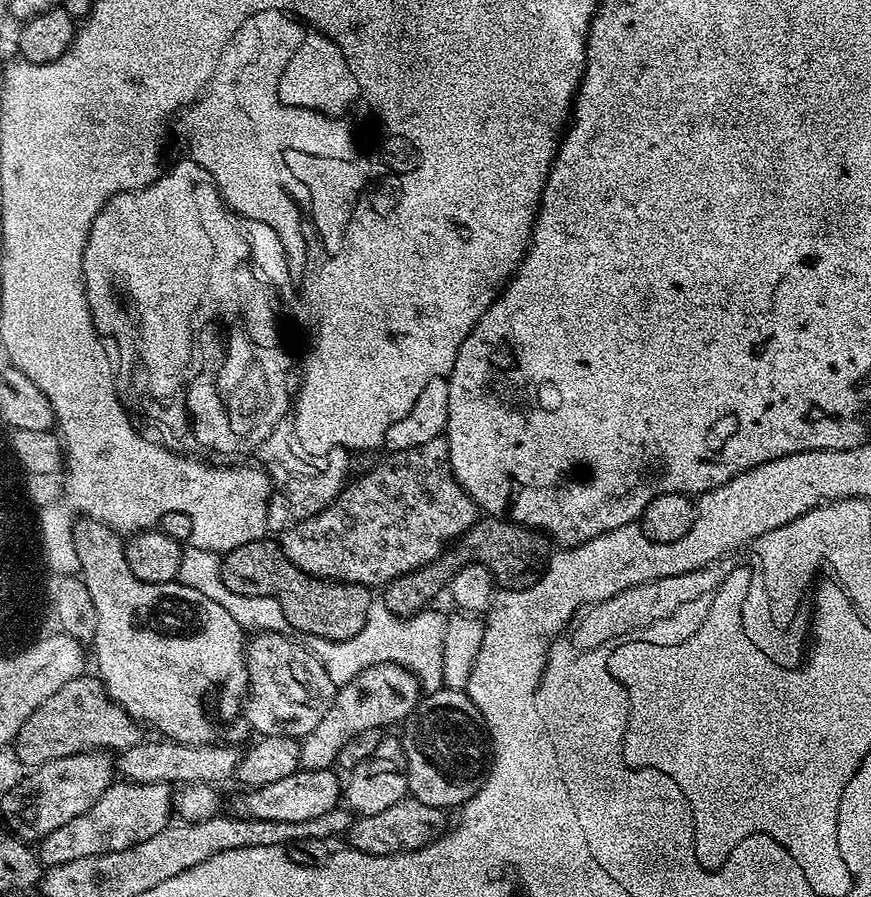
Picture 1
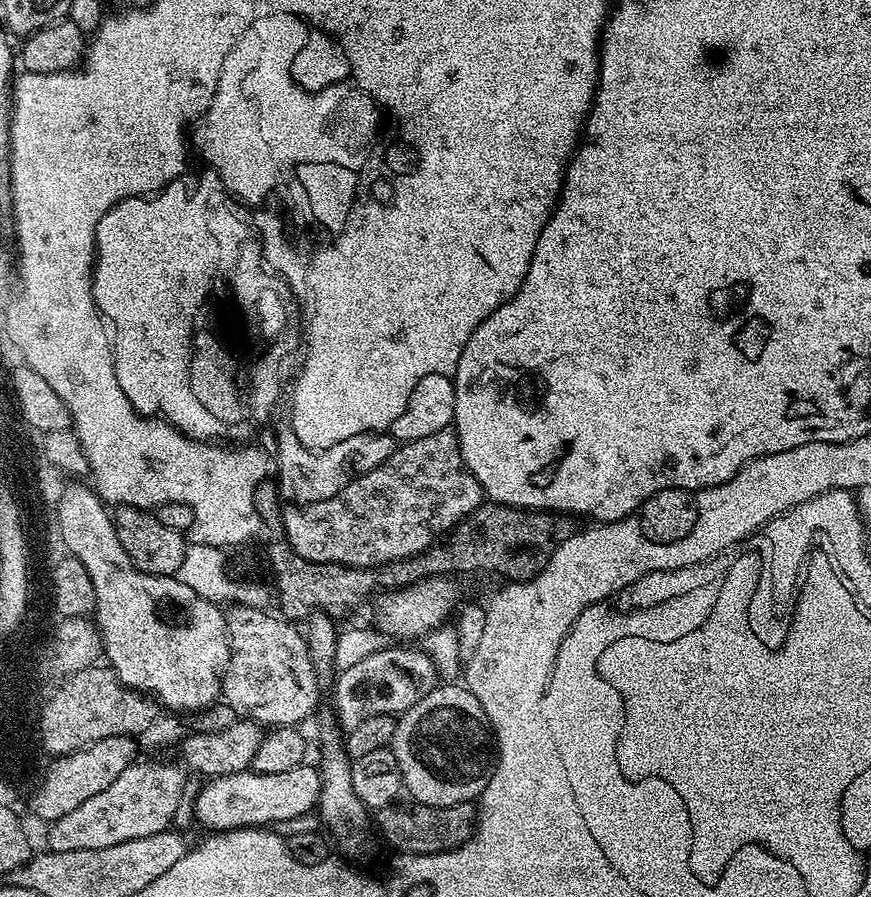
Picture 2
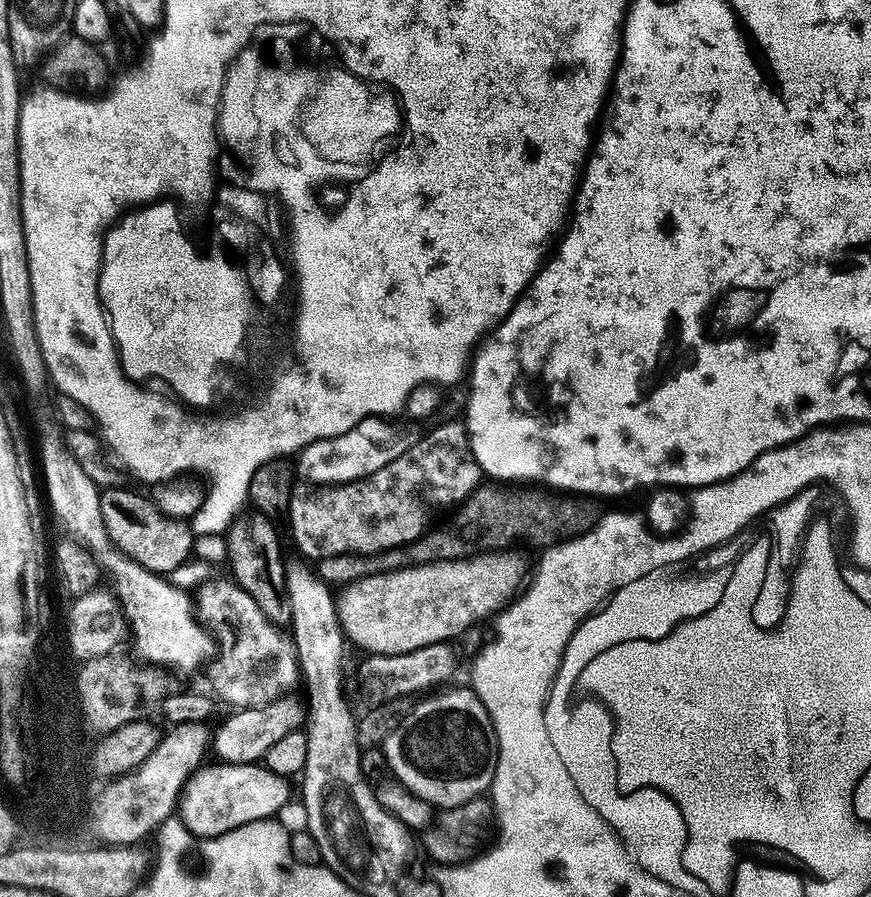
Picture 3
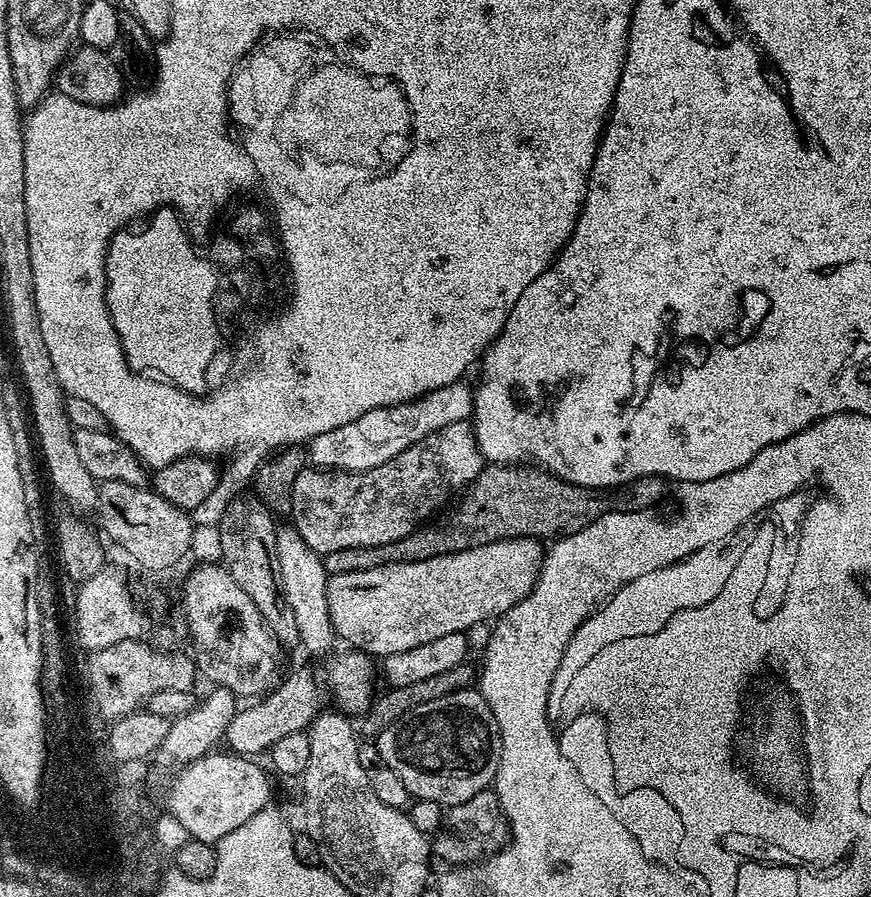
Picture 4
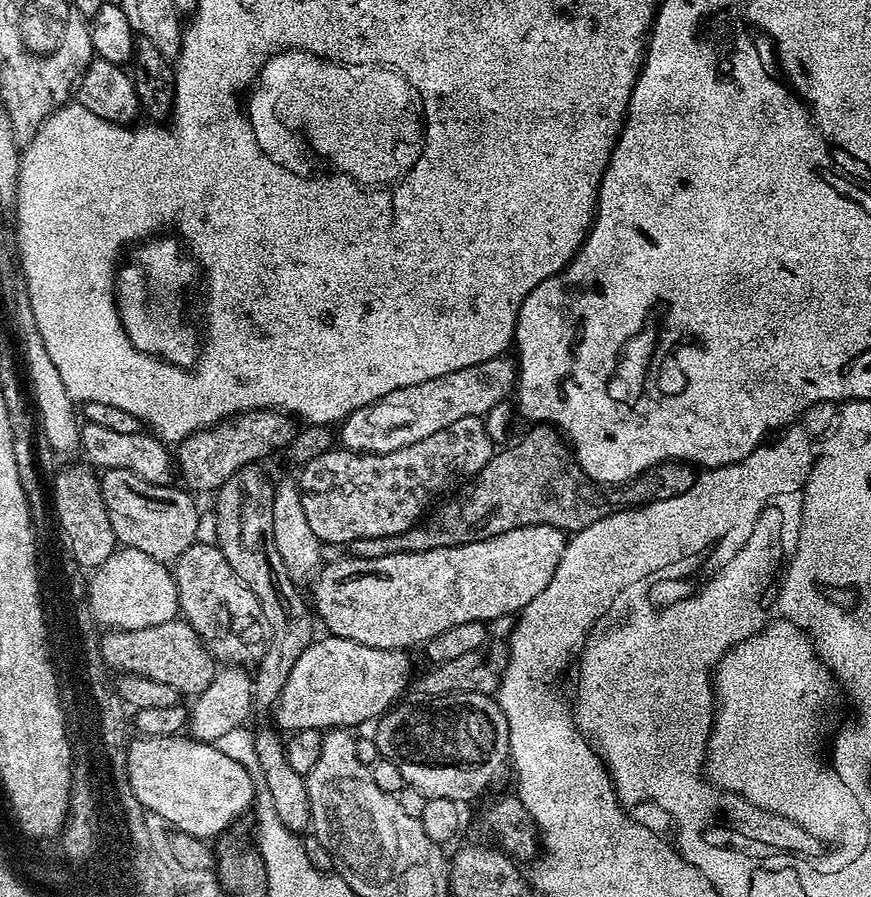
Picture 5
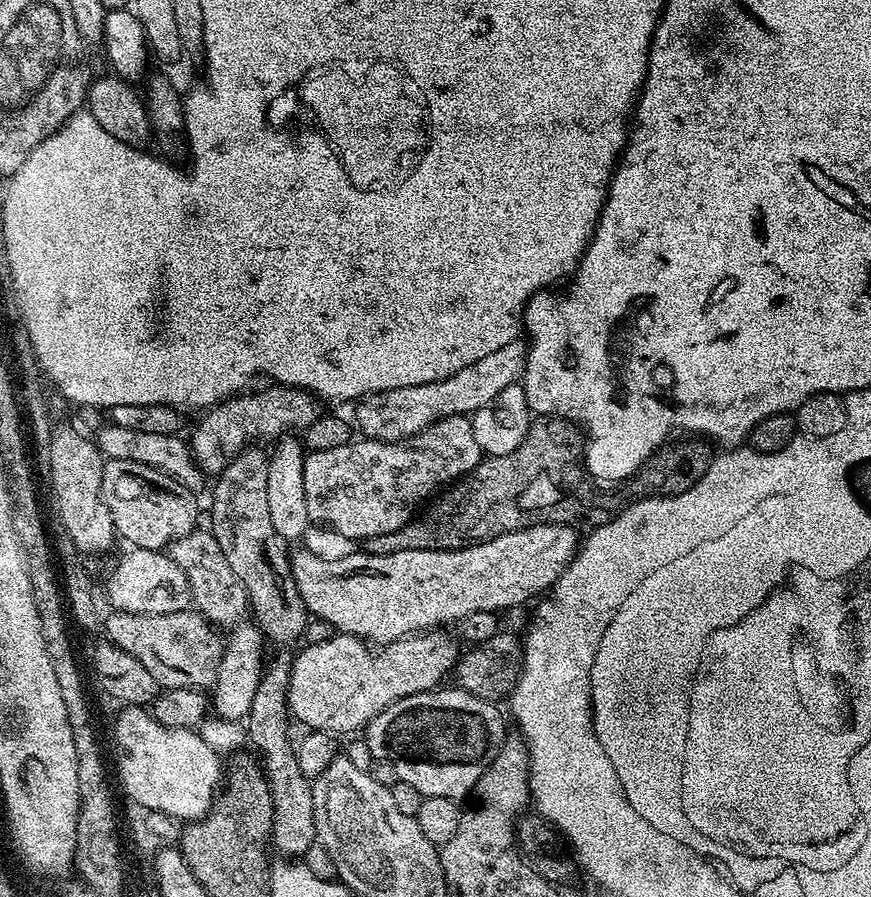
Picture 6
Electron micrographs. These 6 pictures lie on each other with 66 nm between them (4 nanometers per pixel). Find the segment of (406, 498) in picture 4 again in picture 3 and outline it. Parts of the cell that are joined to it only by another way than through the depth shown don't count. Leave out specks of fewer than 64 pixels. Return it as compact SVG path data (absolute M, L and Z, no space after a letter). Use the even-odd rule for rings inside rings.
M459 419L448 420L445 424L440 424L437 428L432 428L425 434L421 440L413 439L408 449L398 455L398 458L392 462L387 462L380 470L370 473L368 477L358 478L357 480L346 481L342 484L334 484L331 486L305 486L306 488L297 487L293 491L292 499L289 502L288 513L286 515L286 522L292 527L292 538L296 542L297 548L301 554L312 562L319 562L326 556L341 556L342 554L354 554L355 556L375 556L377 552L389 552L391 548L401 548L403 544L409 544L424 535L433 527L435 518L439 512L444 512L455 509L457 506L464 503L472 492L476 491L482 483L482 473L478 462L474 458L474 454L470 450L470 442L468 441L468 431L466 426Z

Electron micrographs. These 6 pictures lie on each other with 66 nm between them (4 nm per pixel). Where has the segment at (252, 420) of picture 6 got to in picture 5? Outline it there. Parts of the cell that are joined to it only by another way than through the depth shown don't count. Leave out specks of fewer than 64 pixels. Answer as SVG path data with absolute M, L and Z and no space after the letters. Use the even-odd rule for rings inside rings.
M275 410L242 412L238 416L221 420L211 428L203 428L175 445L174 464L175 467L176 464L180 467L179 483L192 494L215 494L224 485L226 478L230 478L230 474L242 470L248 464L260 462L263 456L268 456L279 448L280 451L287 449L297 431L297 425L285 413Z

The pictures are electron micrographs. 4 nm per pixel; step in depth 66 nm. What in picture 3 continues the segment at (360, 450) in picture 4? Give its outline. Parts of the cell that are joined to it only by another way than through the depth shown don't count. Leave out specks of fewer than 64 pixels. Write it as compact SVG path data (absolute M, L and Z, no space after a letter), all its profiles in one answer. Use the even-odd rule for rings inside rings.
M383 417L363 419L357 426L344 434L330 439L320 439L310 443L299 451L296 461L297 473L309 478L316 486L331 486L346 481L368 477L370 473L382 469L387 462L392 462L404 453L411 444L411 437L395 428L392 422Z

